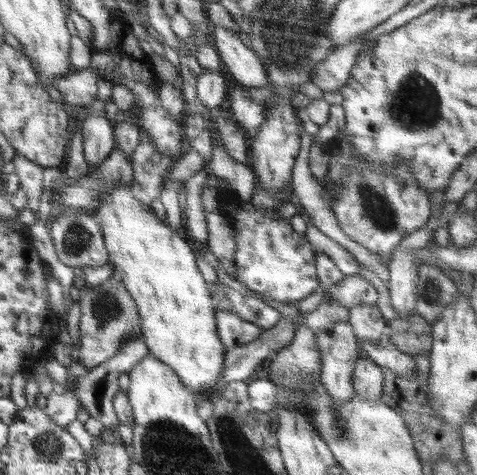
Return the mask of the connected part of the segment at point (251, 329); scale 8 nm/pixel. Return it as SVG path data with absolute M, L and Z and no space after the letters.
M215 306L214 320L216 320L216 332L218 340L223 342L224 352L245 345L262 336L264 330L250 322L244 321L233 311L227 312Z

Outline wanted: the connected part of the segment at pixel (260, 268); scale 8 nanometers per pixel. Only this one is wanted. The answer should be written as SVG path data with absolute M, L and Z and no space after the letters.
M234 194L221 195L219 199L219 207L221 215L224 215L231 224L234 231L236 250L235 250L235 267L236 280L245 287L258 294L265 295L271 299L277 300L280 305L293 305L298 300L303 300L312 295L316 291L319 284L317 268L315 265L315 252L305 235L296 233L292 229L290 223L286 223L283 219L272 219L268 210L264 213L256 211L256 213L248 213L240 207L240 198Z

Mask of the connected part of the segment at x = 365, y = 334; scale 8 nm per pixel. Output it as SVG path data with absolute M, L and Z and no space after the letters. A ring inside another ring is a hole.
M361 305L348 310L348 322L358 342L378 341L387 334L387 322L376 305Z

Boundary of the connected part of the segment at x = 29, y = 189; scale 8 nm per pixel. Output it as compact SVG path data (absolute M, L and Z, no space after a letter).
M14 153L11 159L15 164L15 171L20 179L20 188L26 193L27 205L26 208L31 210L38 218L38 209L43 189L43 172L45 167L40 166L37 162L32 162L18 153Z

